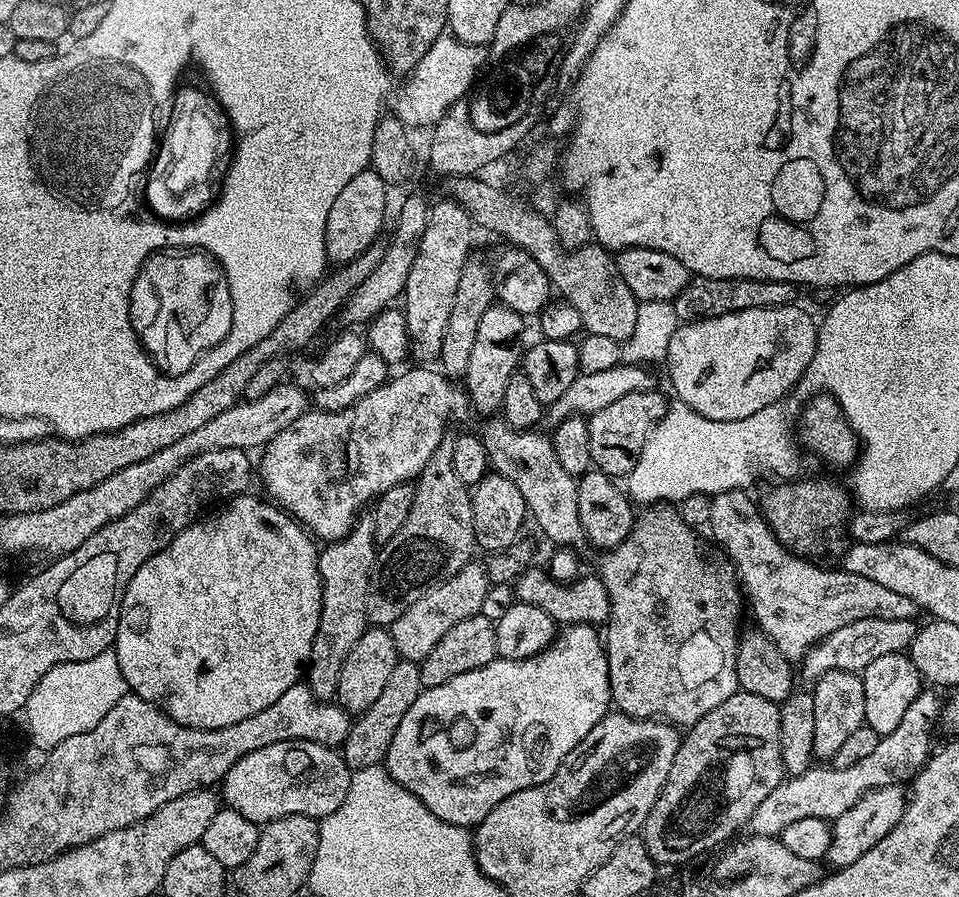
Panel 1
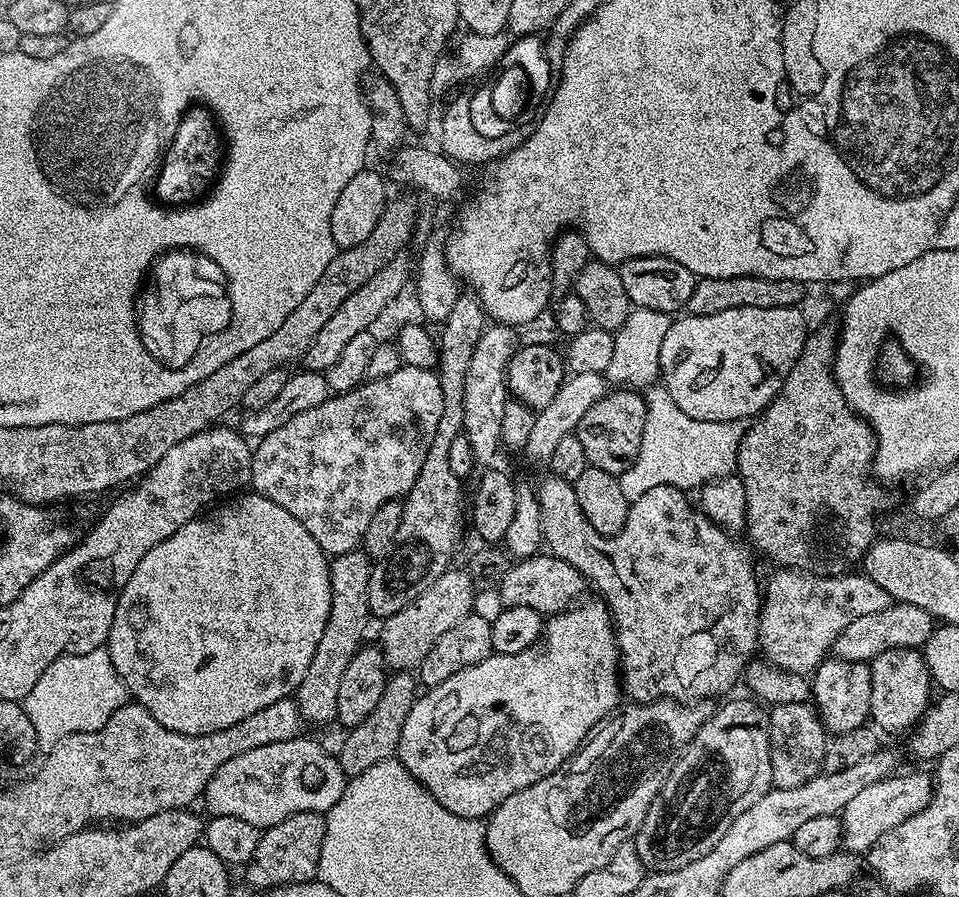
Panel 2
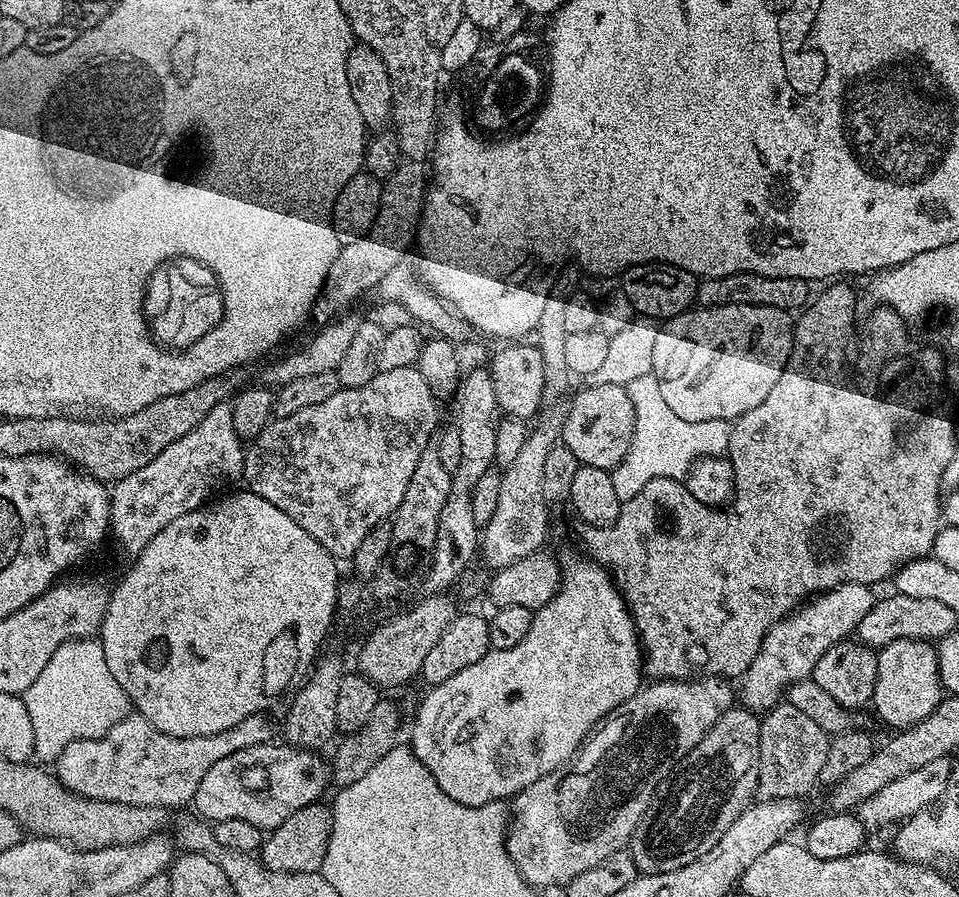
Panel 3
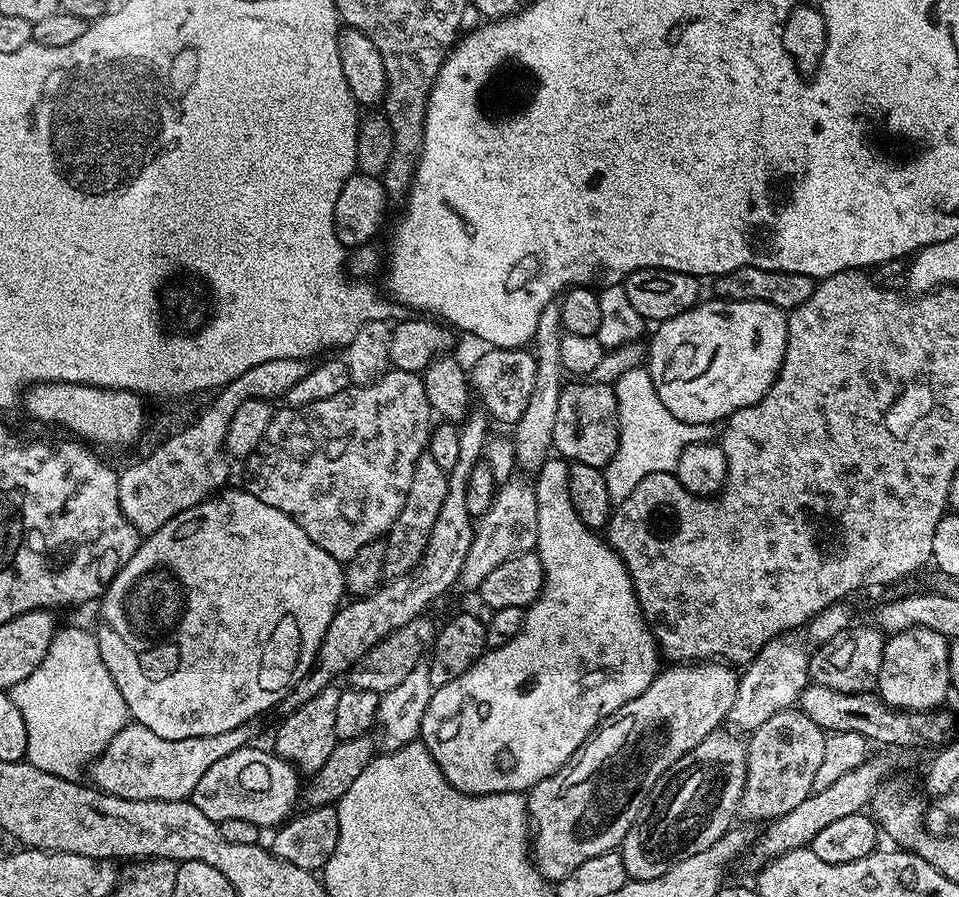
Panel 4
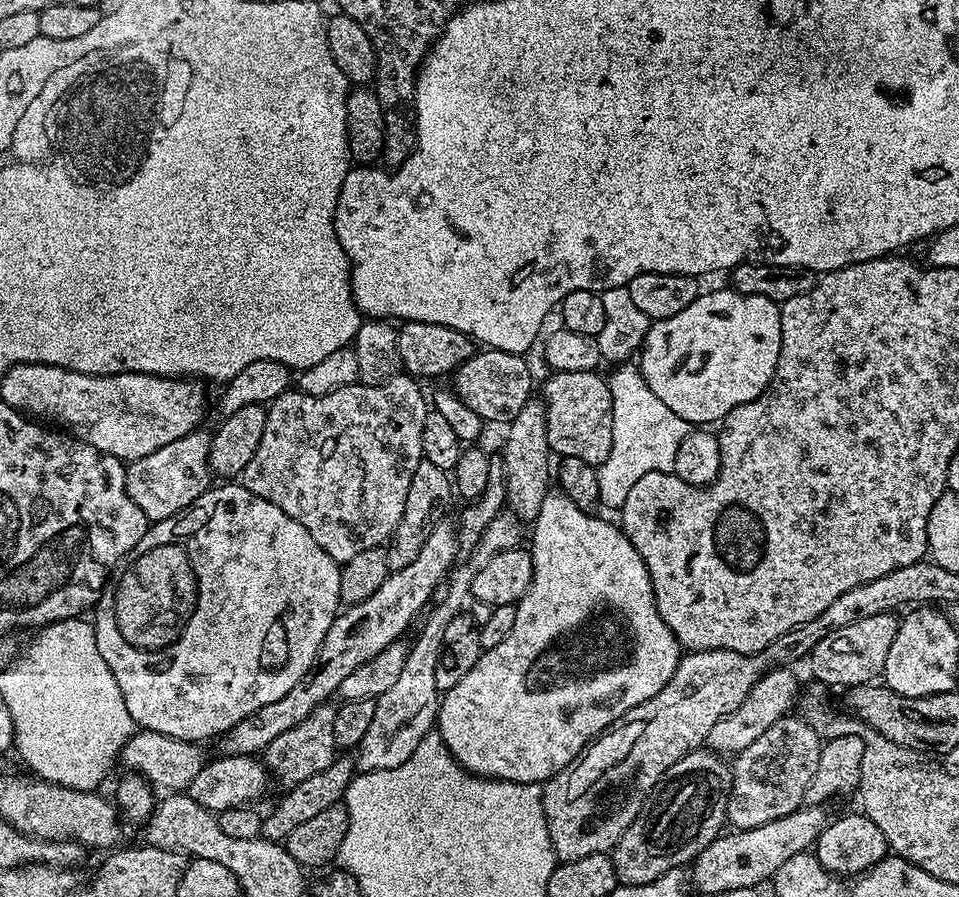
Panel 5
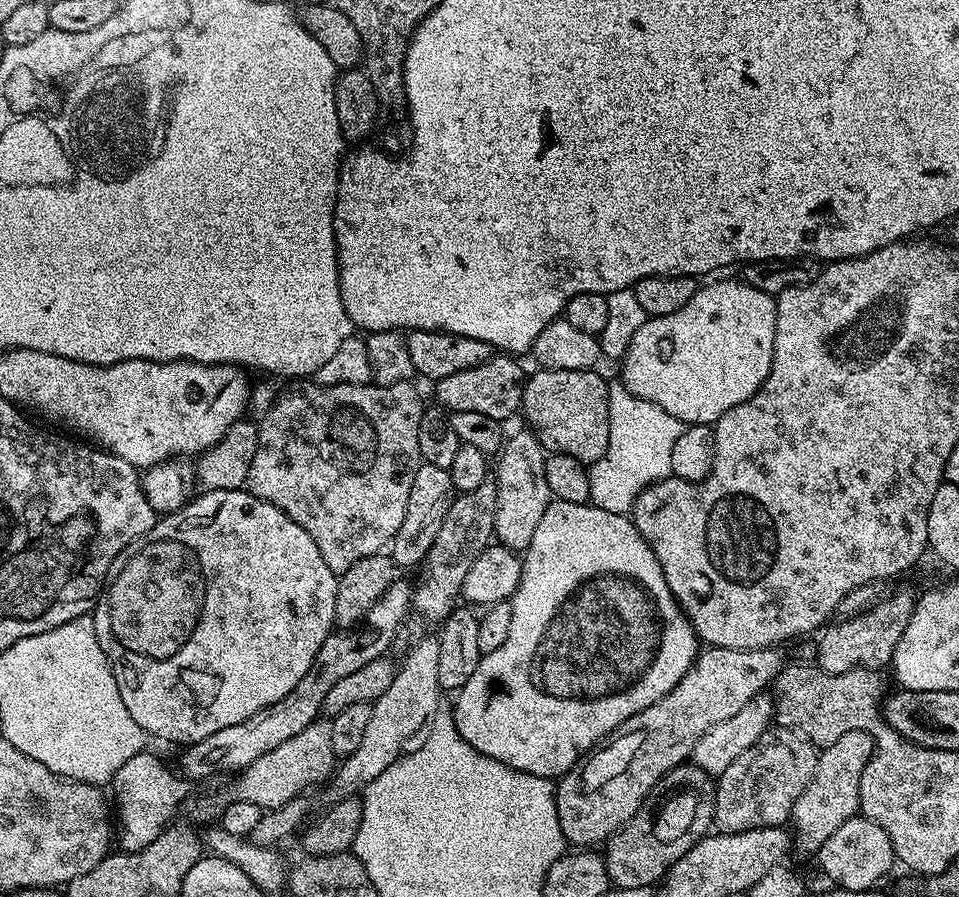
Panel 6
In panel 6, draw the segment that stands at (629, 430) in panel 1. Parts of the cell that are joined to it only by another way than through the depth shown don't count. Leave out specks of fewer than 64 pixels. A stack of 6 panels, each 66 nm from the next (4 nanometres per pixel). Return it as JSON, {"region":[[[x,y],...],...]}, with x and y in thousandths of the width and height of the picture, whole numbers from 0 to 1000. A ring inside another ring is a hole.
{"region":[[[559,412],[546,426],[544,439],[544,464],[551,467],[550,476],[563,491],[564,496],[572,505],[594,506],[594,511],[603,511],[611,520],[615,520],[628,506],[632,506],[632,497],[636,493],[636,448],[634,447],[633,423],[629,424],[621,412]]]}

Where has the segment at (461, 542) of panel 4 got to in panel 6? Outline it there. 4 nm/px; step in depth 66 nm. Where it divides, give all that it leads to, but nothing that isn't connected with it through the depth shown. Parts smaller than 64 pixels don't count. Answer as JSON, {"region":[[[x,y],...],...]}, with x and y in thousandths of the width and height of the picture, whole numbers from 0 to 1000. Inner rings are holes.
{"region":[[[420,644],[410,647],[403,662],[386,676],[374,696],[362,702],[347,703],[340,716],[336,716],[336,725],[332,725],[323,747],[319,747],[315,760],[311,760],[298,778],[269,792],[269,796],[261,796],[261,800],[257,800],[257,805],[248,805],[248,809],[236,809],[236,814],[227,814],[227,818],[219,818],[219,823],[195,831],[189,837],[192,839],[188,843],[187,860],[200,872],[225,865],[228,861],[249,863],[257,854],[269,849],[277,836],[286,836],[292,828],[307,823],[307,818],[315,818],[315,814],[319,814],[319,809],[326,807],[337,795],[340,774],[355,757],[369,751],[369,747],[377,747],[382,738],[397,735],[408,724],[411,711],[426,690],[431,659],[431,652],[424,651]]]}

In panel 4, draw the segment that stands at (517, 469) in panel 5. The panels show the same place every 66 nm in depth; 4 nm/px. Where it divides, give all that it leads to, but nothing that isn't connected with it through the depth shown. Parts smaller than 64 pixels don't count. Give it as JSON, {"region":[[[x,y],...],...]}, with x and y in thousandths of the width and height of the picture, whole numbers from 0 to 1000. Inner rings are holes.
{"region":[[[581,336],[570,339],[558,366],[555,378],[555,394],[558,399],[558,428],[553,446],[548,450],[542,467],[534,475],[539,518],[545,523],[560,525],[571,512],[576,499],[576,484],[582,459],[582,444],[588,429],[588,409],[585,406],[585,377],[588,373],[585,363],[585,346]]]}

